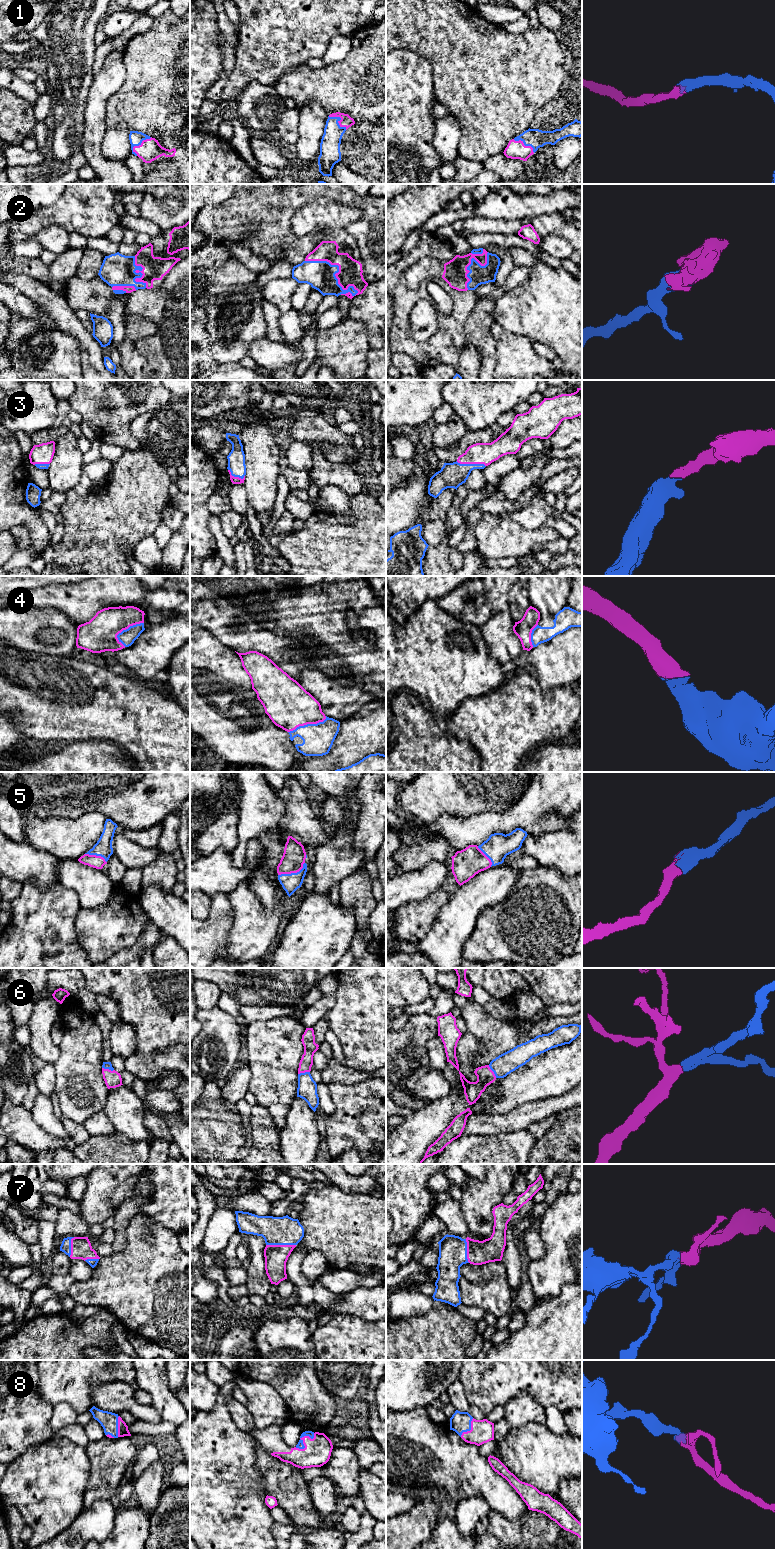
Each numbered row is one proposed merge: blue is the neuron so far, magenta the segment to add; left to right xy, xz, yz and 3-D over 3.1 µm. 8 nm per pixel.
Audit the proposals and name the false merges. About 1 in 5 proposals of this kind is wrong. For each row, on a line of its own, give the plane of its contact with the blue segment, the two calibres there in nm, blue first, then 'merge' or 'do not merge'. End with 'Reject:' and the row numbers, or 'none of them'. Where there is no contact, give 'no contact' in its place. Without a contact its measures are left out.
1: meets blue in xy; 110 nm thick on the blue side, 170 nm on the other; merge
2: meets blue in xz; 220 nm thick on the blue side, 190 nm on the other; merge
3: meets blue in yz; 200 nm thick on the blue side, 180 nm on the other; merge
4: meets blue in xz; 240 nm thick on the blue side, 360 nm on the other; merge
5: meets blue in xz; 140 nm thick on the blue side, 180 nm on the other; merge
6: meets blue in yz; 170 nm thick on the blue side, 140 nm on the other; merge
7: meets blue in xz; 220 nm thick on the blue side, 190 nm on the other; merge
8: meets blue in xz; 50 nm thick on the blue side, 220 nm on the other; merge
Reject: none of them

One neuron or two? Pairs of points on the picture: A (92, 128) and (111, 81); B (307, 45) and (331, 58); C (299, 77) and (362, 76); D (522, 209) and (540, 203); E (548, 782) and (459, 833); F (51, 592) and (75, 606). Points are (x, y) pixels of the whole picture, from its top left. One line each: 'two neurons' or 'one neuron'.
A: one neuron
B: two neurons
C: one neuron
D: one neuron
E: one neuron
F: one neuron

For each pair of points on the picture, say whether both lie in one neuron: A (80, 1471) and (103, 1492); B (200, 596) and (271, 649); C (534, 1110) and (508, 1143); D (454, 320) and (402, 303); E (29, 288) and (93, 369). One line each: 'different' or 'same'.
A: different
B: same
C: different
D: same
E: same

